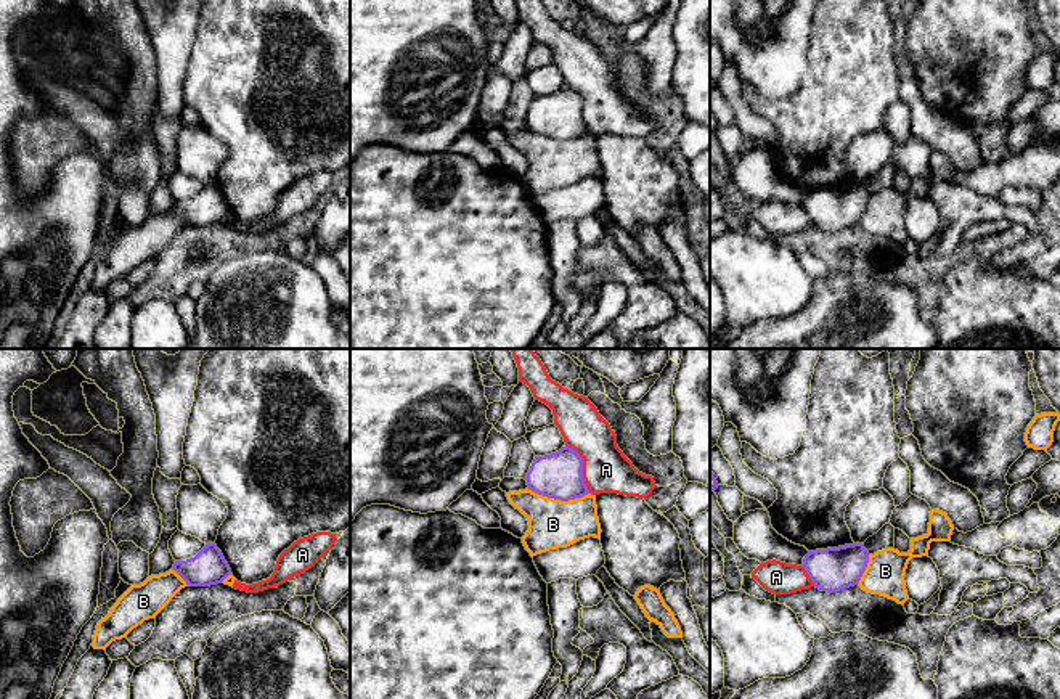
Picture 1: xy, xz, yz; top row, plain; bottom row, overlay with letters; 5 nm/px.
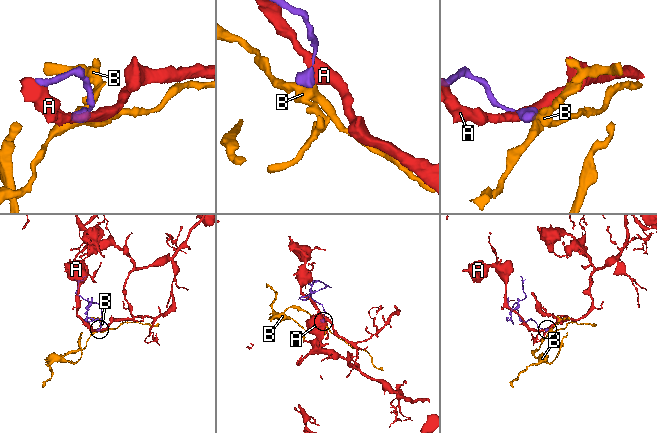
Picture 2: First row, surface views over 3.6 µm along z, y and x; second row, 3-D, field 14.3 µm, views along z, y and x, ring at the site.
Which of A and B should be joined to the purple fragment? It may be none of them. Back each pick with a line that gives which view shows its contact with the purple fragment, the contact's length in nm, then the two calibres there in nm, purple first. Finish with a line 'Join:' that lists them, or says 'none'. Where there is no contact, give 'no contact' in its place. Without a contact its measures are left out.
Join: none

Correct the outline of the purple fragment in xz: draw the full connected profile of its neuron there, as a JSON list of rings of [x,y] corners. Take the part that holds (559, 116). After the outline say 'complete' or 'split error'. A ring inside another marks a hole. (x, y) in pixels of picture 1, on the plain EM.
[[[567,85],[556,93],[535,96],[525,121],[528,130],[561,141],[589,133],[583,119],[583,98]]]; complete

